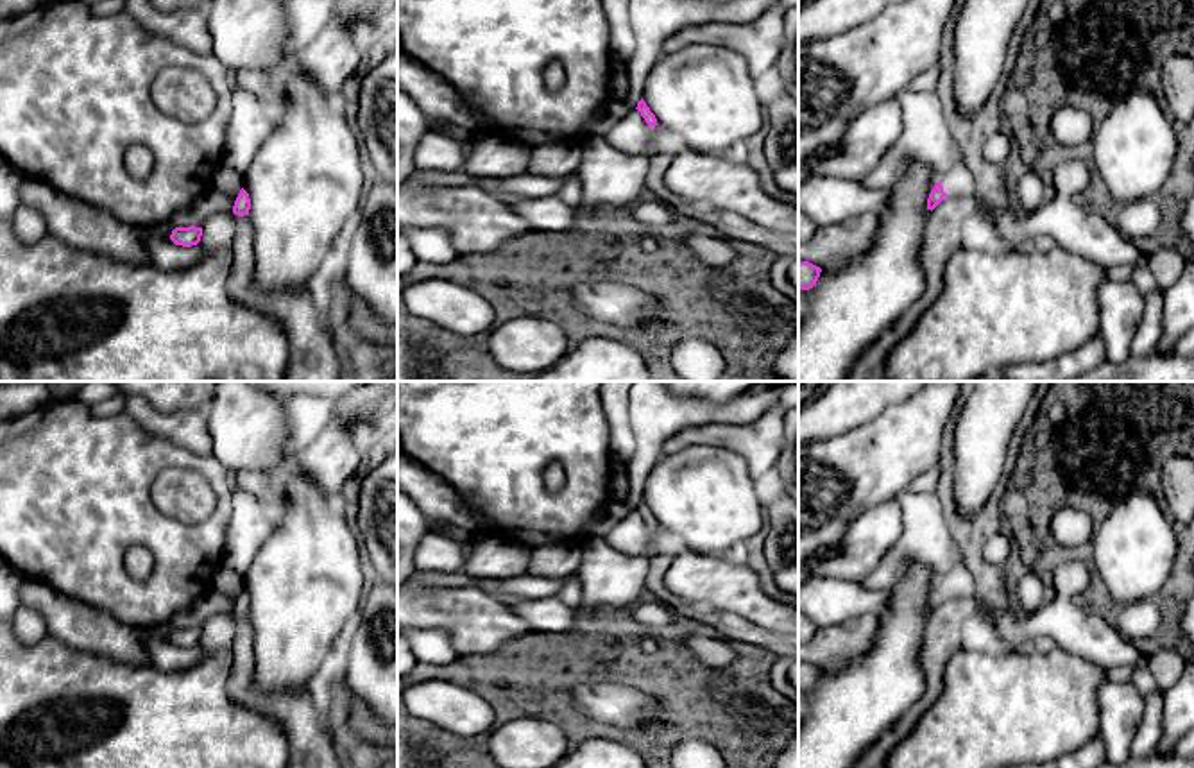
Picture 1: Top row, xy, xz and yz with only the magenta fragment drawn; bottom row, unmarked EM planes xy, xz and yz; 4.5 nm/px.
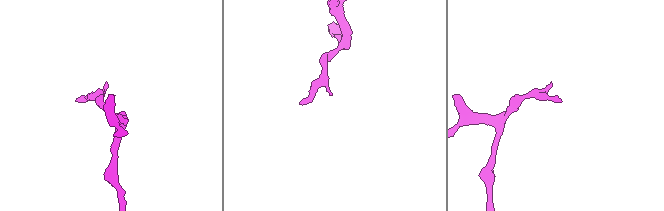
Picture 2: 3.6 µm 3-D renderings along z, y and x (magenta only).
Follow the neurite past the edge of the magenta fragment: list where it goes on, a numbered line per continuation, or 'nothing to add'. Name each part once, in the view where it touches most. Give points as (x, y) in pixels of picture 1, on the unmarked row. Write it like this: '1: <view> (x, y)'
1: yz (958, 582)

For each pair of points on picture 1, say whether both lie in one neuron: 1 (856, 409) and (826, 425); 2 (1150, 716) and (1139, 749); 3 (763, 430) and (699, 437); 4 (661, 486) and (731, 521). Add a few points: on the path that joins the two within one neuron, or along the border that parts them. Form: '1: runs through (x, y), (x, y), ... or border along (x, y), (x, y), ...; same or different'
1: runs through (849, 409), (842, 409), (833, 418); same
2: runs through (1150, 724), (1146, 742); same
3: runs through (747, 435), (715, 435); same
4: runs through (679, 489), (713, 503); same

